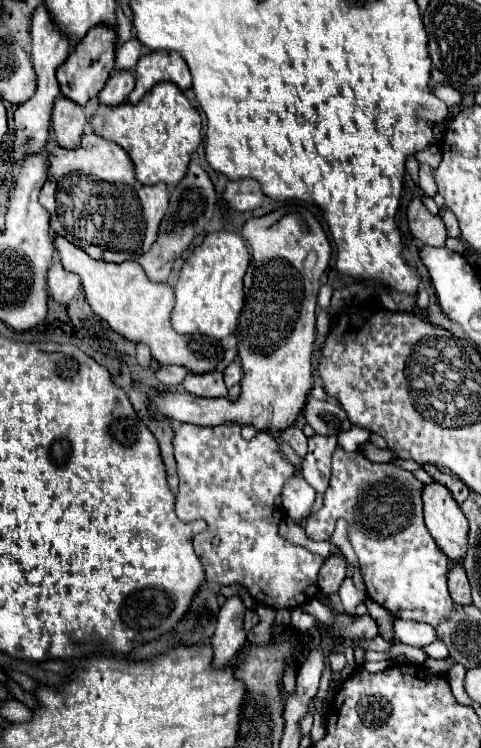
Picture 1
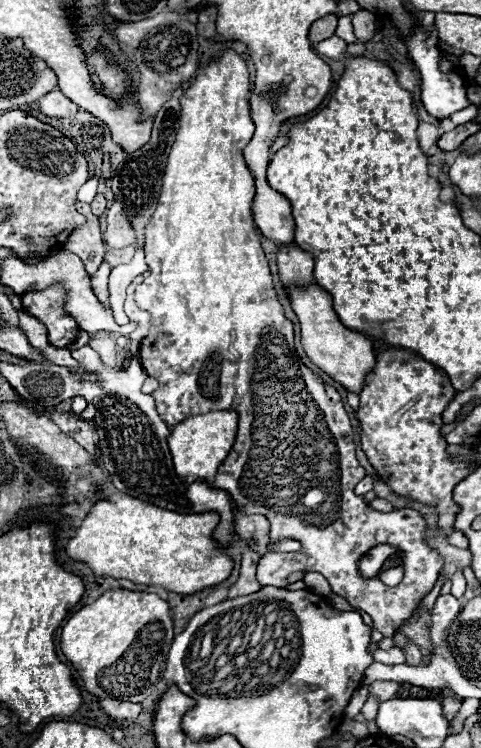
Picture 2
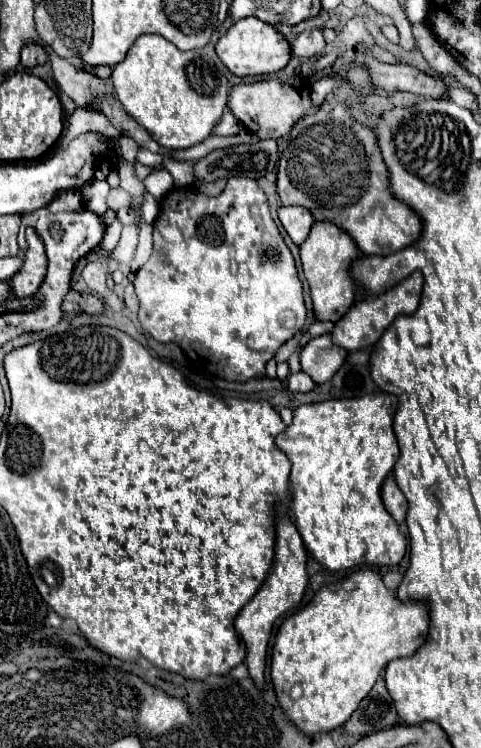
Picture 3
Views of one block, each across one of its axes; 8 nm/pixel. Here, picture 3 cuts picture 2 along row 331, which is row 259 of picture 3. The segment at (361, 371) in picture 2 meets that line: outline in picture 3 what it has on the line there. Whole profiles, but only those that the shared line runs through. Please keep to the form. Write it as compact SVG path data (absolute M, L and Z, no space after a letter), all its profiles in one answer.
M316 222L310 236L300 246L300 258L304 276L310 284L310 294L314 302L314 316L320 322L338 322L354 302L354 284L350 280L348 268L354 258L358 258L358 246L354 240L330 222Z

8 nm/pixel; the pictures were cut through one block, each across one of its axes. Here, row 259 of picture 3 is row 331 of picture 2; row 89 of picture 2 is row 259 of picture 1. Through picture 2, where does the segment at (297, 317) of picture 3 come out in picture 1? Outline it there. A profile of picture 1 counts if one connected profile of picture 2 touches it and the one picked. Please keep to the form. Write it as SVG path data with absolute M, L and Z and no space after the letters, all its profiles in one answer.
M212 232L188 256L174 288L176 306L172 310L172 328L178 334L204 334L222 340L236 330L242 310L242 280L250 264L246 242L234 232Z

